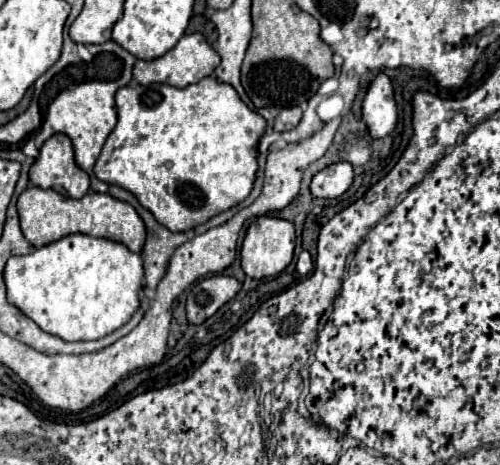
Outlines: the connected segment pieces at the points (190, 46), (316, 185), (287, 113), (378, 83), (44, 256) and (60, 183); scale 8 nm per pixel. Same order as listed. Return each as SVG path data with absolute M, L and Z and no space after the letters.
M193 33L193 35L183 35L179 39L179 43L171 51L167 51L163 57L157 57L153 61L139 59L135 63L133 77L141 85L167 83L167 85L175 85L175 87L187 87L187 85L199 83L203 77L209 77L219 63L221 63L221 57L211 49L211 45L205 41L205 37L201 33Z
M347 161L329 165L319 171L311 181L311 193L317 199L335 199L343 195L353 183L353 167Z
M289 107L289 109L283 109L283 111L277 115L273 129L275 129L275 131L289 131L289 129L293 129L299 121L301 121L301 107Z
M379 73L365 99L363 99L363 119L369 127L371 137L381 139L395 131L397 125L397 105L393 99L391 79L385 73Z
M75 233L41 249L35 249L29 255L11 257L11 261L7 261L5 265L5 285L7 299L27 317L31 317L43 331L65 341L89 341L113 333L133 317L133 313L139 309L143 273L143 257L129 251L123 243Z
M53 135L43 143L29 171L29 179L37 187L55 189L71 199L81 199L89 191L89 175L77 167L67 135Z

